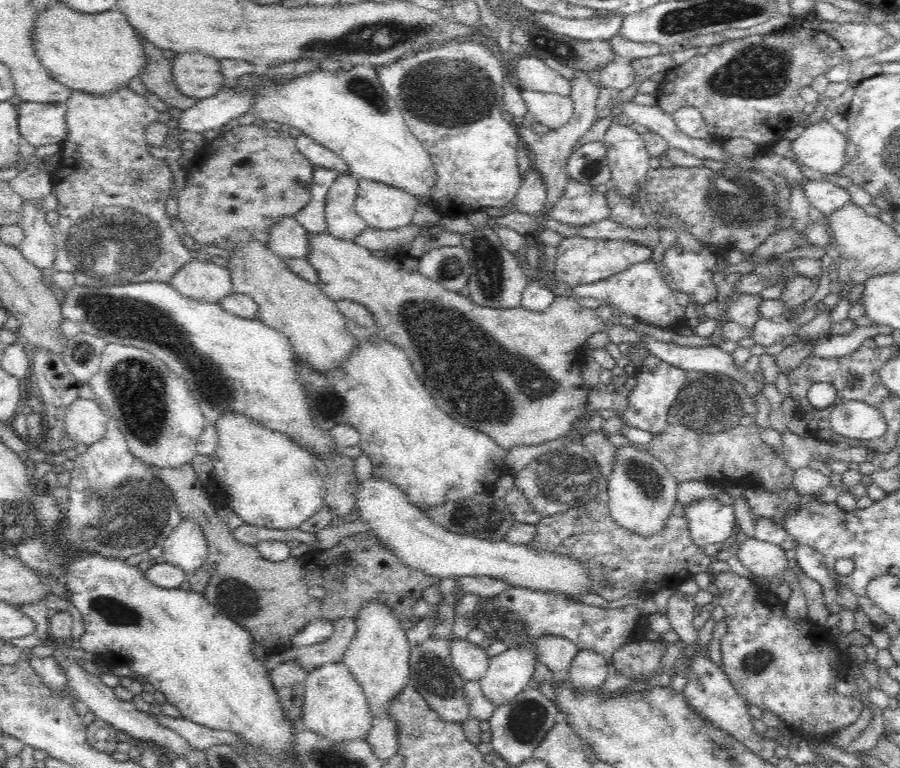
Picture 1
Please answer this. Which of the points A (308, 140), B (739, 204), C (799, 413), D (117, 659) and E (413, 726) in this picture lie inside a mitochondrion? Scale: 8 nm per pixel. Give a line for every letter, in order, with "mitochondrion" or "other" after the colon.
A: other
B: mitochondrion
C: other
D: other
E: mitochondrion

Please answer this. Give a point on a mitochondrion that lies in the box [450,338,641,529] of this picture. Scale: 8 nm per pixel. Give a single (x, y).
(567, 477)

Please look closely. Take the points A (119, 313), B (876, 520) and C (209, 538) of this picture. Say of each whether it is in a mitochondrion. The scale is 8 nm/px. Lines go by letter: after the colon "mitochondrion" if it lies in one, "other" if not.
A: mitochondrion
B: other
C: other

